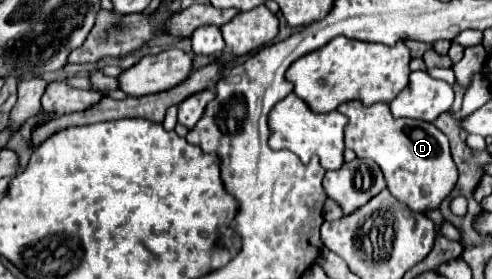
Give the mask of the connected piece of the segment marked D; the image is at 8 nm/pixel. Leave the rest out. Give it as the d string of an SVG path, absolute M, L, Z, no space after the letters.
M354 100L340 104L338 110L348 116L346 148L352 148L358 158L374 160L382 168L388 190L396 200L420 214L440 208L456 186L458 170L450 156L448 138L434 124L424 120L394 118L390 106L384 102L364 106Z

